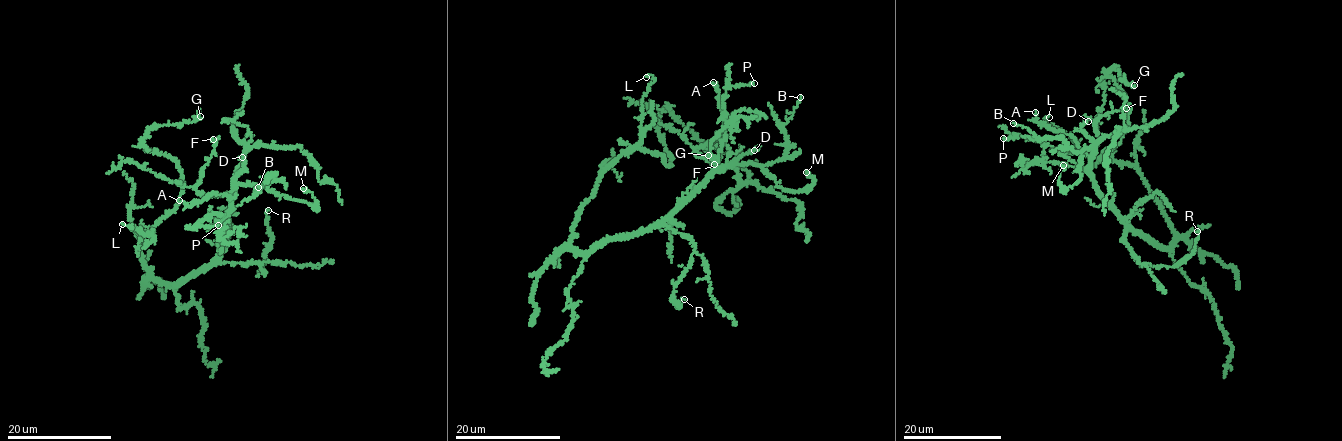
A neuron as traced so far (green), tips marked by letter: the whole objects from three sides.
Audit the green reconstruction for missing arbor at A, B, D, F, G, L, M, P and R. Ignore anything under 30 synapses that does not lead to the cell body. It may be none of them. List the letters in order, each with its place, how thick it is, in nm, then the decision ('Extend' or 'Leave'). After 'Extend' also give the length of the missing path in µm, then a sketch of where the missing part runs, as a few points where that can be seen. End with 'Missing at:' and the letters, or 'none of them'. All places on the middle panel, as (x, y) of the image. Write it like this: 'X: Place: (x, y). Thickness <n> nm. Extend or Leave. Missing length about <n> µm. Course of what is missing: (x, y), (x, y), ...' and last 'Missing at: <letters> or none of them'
A: Place: (713, 82). Thickness 130 nm. Leave
B: Place: (800, 97). Thickness 120 nm. Leave
D: Place: (754, 150). Thickness 260 nm. Leave
F: Place: (714, 164). Thickness 170 nm. Leave
G: Place: (708, 155). Thickness 190 nm. Leave
L: Place: (646, 77). Thickness 160 nm. Leave
M: Place: (806, 172). Thickness 130 nm. Leave
P: Place: (754, 83). Thickness 130 nm. Leave
R: Place: (684, 299). Thickness 190 nm. Leave
Missing at: none of them

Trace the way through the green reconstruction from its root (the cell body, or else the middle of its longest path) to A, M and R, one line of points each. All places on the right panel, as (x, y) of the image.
A: (1168, 249), (1150, 243), (1125, 222), (1098, 191), (1090, 158), (1079, 149), (1074, 137), (1037, 124), (1035, 112)
M: (1168, 249), (1150, 243), (1105, 199), (1091, 173), (1091, 148), (1080, 154), (1081, 177), (1063, 189), (1063, 165)
R: (1168, 249), (1150, 243), (1127, 228), (1121, 239), (1139, 263), (1171, 268), (1192, 253), (1197, 231)

